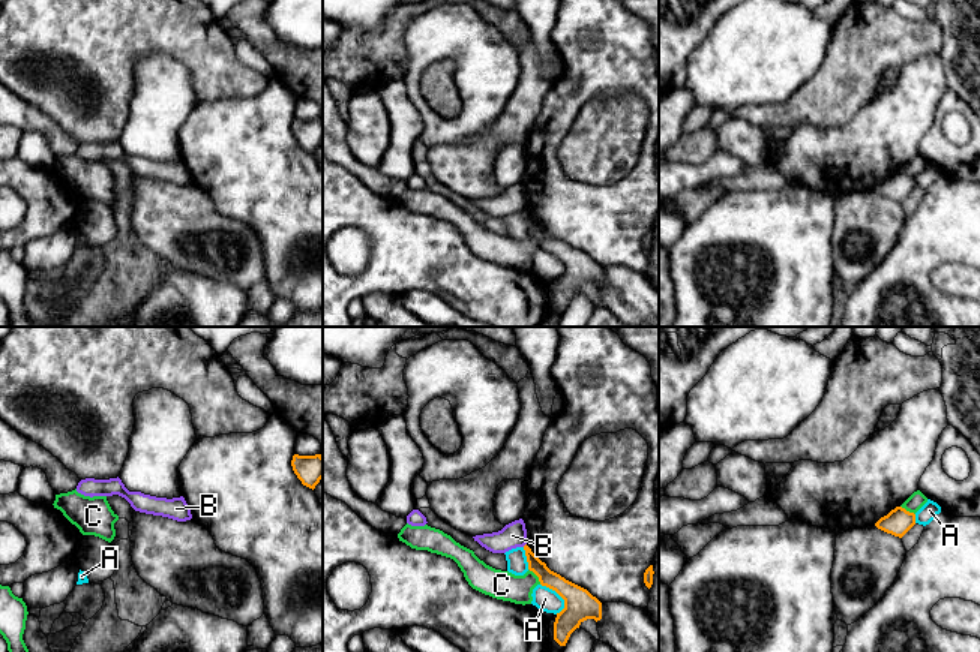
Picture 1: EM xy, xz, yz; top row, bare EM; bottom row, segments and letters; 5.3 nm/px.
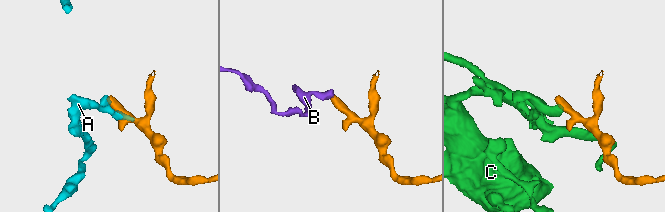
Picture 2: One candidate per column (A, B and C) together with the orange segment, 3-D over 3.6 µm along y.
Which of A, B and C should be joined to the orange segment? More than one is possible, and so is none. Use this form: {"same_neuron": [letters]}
{"same_neuron": []}

